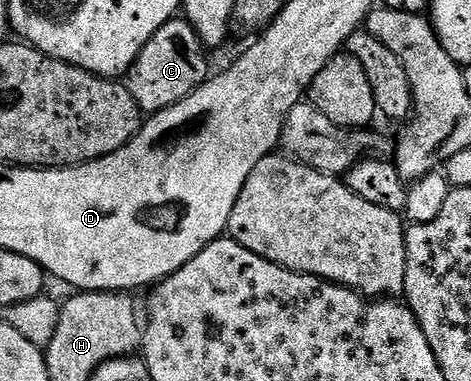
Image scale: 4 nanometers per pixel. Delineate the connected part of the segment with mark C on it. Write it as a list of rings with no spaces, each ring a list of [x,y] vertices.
[[[175,18],[160,26],[156,34],[140,50],[134,65],[125,73],[126,88],[136,98],[143,113],[153,114],[191,96],[211,75],[206,65],[207,49],[185,18]]]

